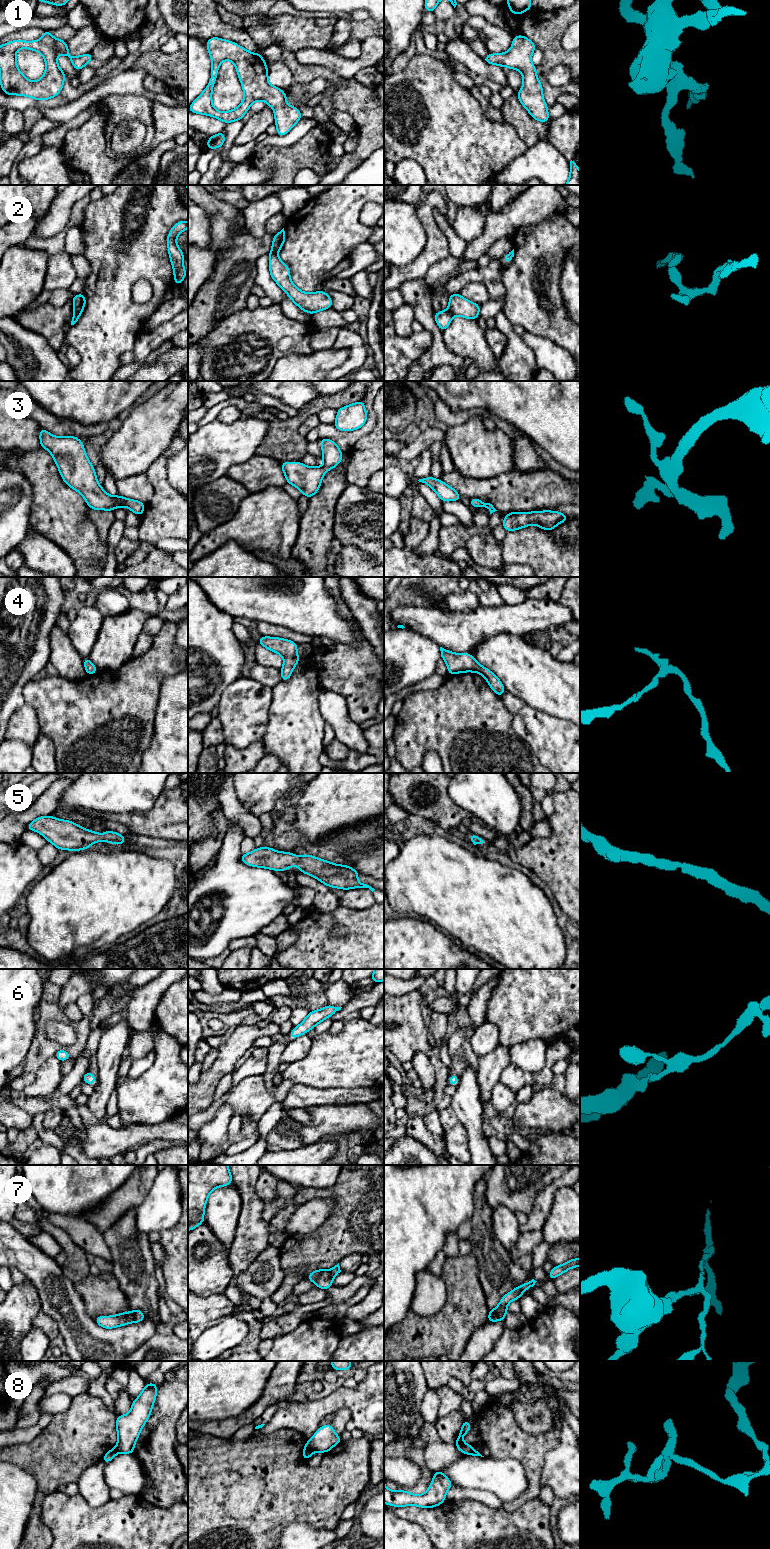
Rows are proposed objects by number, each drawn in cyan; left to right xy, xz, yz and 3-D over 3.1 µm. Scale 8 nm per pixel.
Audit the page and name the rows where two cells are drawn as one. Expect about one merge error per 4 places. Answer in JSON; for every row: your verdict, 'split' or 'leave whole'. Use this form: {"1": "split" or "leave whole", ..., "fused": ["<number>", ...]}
{"1": "leave whole", "2": "split", "3": "leave whole", "4": "leave whole", "5": "leave whole", "6": "leave whole", "7": "split", "8": "split", "fused": ["2", "7", "8"]}

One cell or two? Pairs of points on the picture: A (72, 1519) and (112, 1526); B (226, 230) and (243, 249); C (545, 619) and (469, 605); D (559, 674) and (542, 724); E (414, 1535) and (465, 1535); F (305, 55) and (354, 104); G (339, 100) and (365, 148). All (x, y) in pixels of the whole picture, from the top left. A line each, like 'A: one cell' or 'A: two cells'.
A: one cell
B: two cells
C: two cells
D: two cells
E: two cells
F: two cells
G: one cell

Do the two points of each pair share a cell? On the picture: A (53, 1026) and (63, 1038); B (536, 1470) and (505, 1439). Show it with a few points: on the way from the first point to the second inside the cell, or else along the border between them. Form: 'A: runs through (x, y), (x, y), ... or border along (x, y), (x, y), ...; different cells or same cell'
A: runs through (56, 1029), (62, 1035); same cell
B: runs through (529, 1462), (513, 1446); same cell

